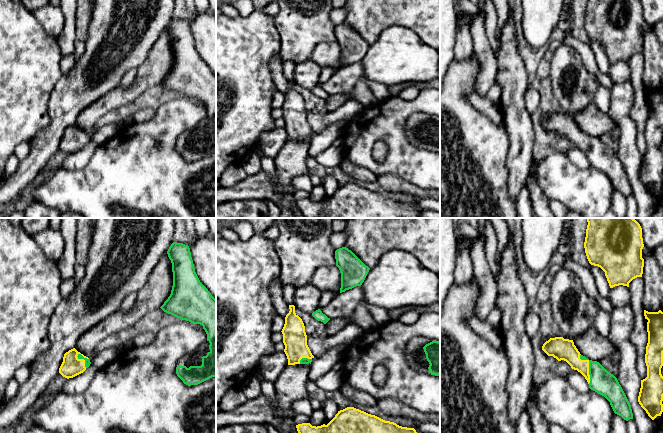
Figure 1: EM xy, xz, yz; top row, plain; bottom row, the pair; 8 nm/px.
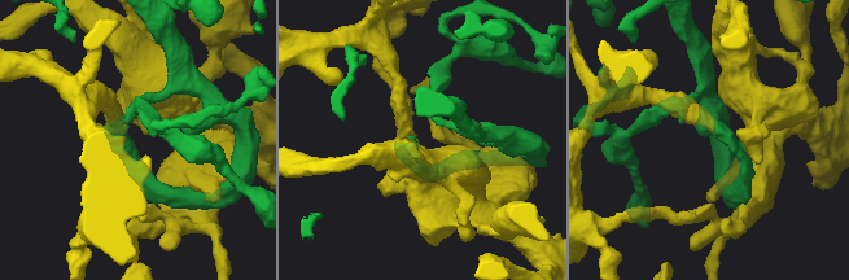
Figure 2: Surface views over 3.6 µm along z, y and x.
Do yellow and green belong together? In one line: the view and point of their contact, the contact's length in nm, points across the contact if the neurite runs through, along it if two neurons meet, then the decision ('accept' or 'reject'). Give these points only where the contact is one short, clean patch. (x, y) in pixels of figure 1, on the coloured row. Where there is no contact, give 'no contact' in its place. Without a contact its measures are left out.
contact yz (588, 366); length 260 nm; accept

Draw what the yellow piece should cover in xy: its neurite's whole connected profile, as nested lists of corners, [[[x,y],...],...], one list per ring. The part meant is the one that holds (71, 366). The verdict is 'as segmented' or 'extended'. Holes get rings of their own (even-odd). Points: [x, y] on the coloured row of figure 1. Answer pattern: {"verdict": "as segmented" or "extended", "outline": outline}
{"verdict": "extended", "outline": [[[75,348],[64,354],[63,362],[59,368],[59,373],[69,379],[83,373],[89,366],[90,359]]]}

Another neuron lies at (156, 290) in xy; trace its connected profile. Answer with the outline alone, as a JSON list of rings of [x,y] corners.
[[[165,253],[137,292],[133,307],[128,311],[119,309],[87,330],[78,339],[75,349],[90,358],[102,340],[134,326],[146,313],[160,308],[170,296],[172,286],[172,263]]]

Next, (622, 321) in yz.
[[[630,305],[614,308],[608,339],[619,350],[619,373],[616,378],[631,405],[637,433],[656,433],[658,424],[638,402],[641,379],[637,370],[637,350],[630,341],[634,324],[634,313]]]

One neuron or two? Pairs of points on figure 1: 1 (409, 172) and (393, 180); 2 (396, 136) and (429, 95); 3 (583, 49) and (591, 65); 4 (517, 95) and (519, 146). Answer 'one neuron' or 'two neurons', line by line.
1: two neurons
2: one neuron
3: one neuron
4: one neuron

